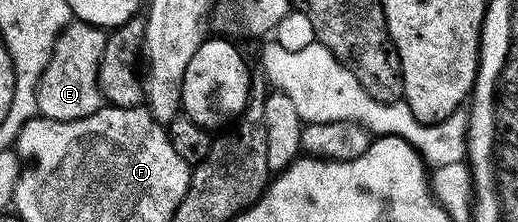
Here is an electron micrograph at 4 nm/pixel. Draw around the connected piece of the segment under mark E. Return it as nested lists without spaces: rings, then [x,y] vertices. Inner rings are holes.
[[[73,19],[56,37],[52,57],[36,87],[36,110],[45,120],[77,120],[94,114],[102,106],[98,66],[108,41],[103,28]]]

